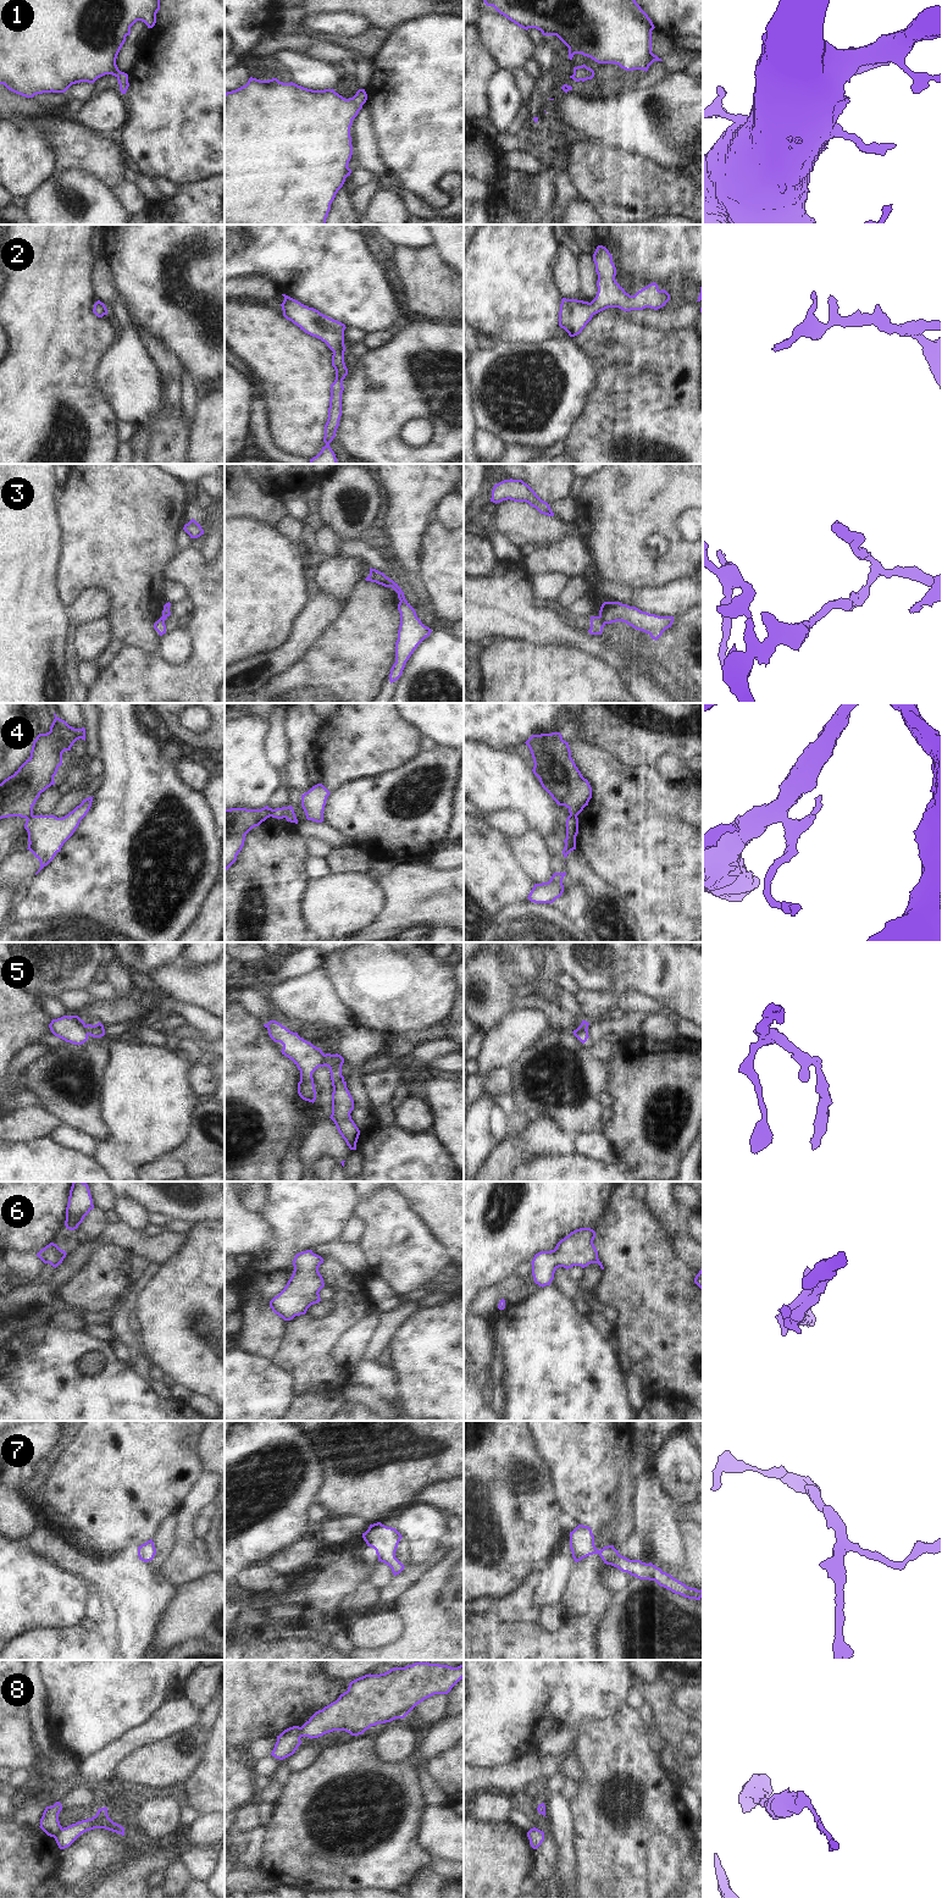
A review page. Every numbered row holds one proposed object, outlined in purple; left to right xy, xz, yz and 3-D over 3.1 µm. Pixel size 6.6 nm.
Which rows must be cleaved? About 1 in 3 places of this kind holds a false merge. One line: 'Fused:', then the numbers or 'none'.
Fused: 3, 4, 5, 8.

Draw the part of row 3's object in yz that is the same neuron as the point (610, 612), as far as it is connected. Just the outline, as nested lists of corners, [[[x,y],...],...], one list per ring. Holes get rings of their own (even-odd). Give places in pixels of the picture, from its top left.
[[[604,602],[599,610],[599,619],[604,624],[616,621],[626,622],[636,630],[649,633],[655,641],[666,629],[671,627],[674,622],[674,616],[649,614],[620,602]]]

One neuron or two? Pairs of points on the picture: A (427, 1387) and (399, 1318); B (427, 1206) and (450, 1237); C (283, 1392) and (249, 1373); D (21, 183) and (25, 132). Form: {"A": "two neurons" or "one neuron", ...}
{"A": "two neurons", "B": "one neuron", "C": "one neuron", "D": "one neuron"}

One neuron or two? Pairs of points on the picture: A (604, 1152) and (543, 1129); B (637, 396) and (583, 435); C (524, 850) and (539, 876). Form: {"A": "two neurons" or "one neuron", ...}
{"A": "two neurons", "B": "one neuron", "C": "one neuron"}

